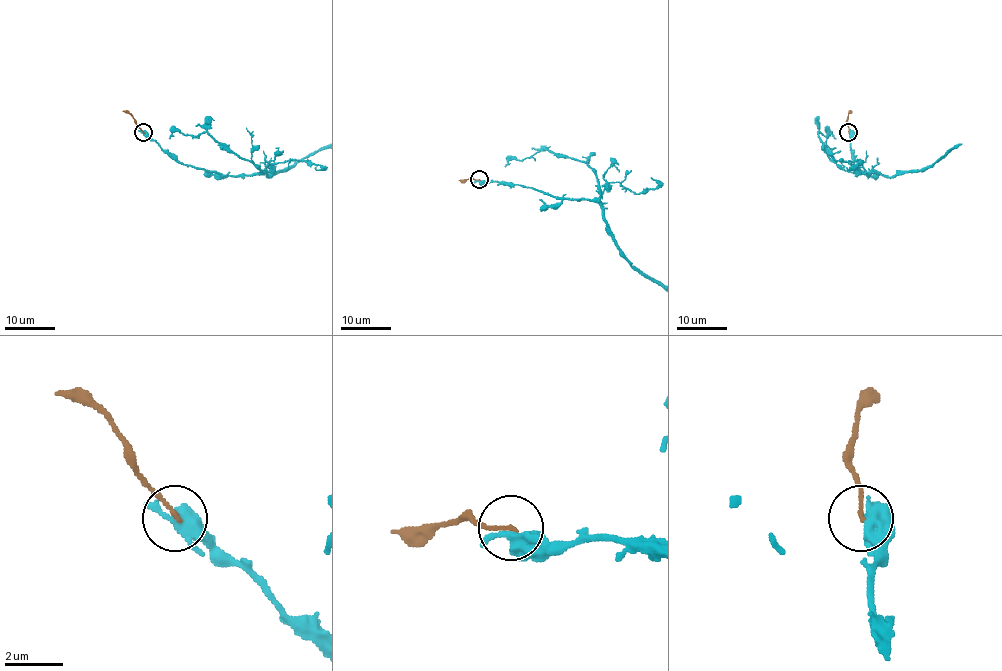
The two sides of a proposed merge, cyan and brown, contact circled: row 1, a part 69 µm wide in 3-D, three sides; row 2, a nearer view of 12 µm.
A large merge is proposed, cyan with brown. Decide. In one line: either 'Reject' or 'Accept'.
Reject

